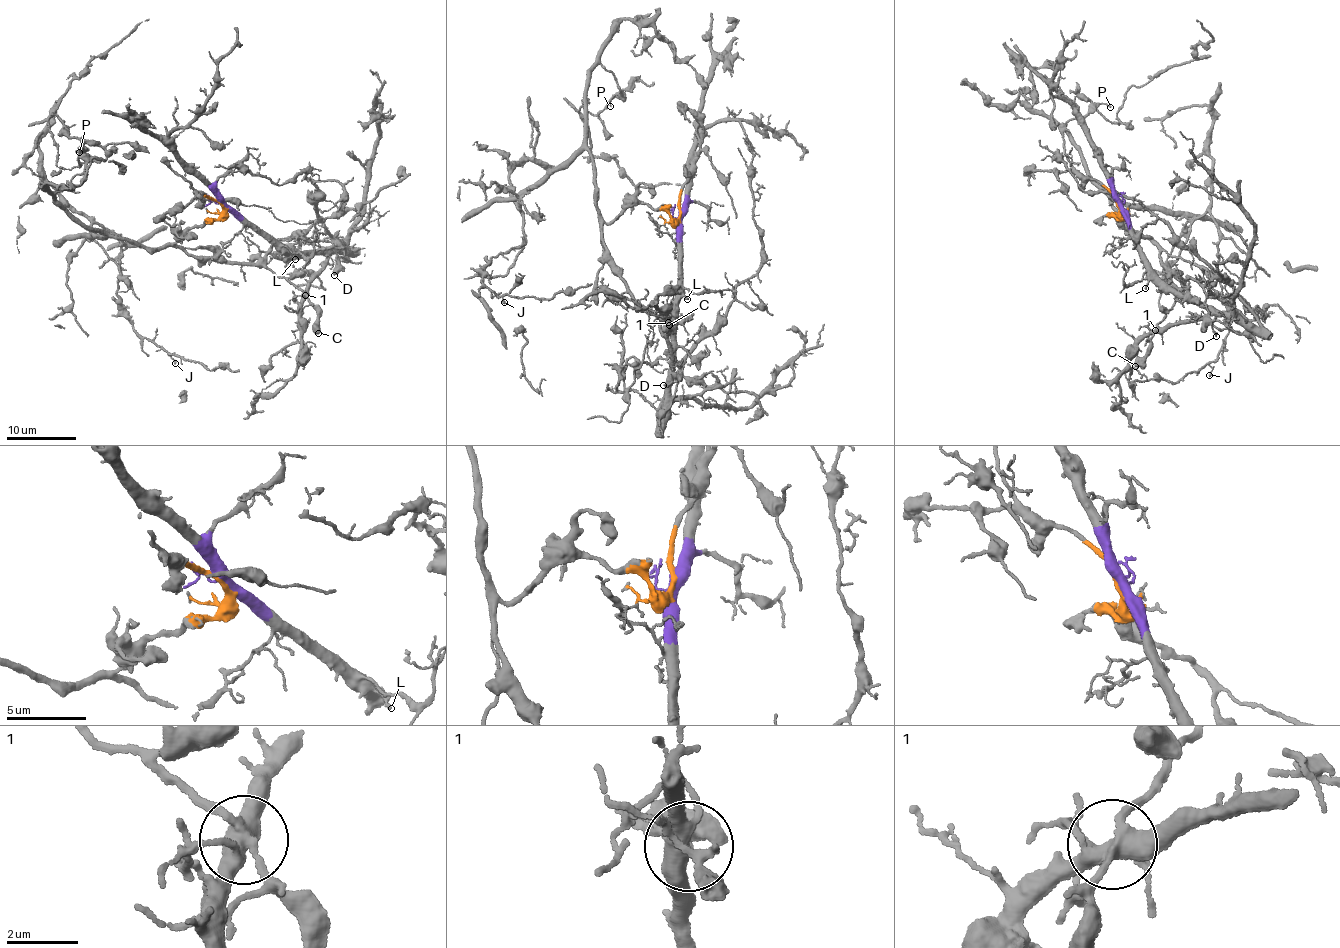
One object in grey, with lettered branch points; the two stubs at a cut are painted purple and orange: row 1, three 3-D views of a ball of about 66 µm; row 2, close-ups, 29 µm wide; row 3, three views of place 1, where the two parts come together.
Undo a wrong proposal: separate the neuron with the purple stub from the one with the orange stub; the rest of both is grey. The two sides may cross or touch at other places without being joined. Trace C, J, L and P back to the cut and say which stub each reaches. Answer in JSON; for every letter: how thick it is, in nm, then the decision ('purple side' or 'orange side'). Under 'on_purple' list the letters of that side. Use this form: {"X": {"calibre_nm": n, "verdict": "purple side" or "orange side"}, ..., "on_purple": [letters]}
{"C": {"calibre_nm": 650, "verdict": "orange side"}, "J": {"calibre_nm": 170, "verdict": "orange side"}, "L": {"calibre_nm": 190, "verdict": "purple side"}, "P": {"calibre_nm": 150, "verdict": "orange side"}, "on_purple": ["L"]}

